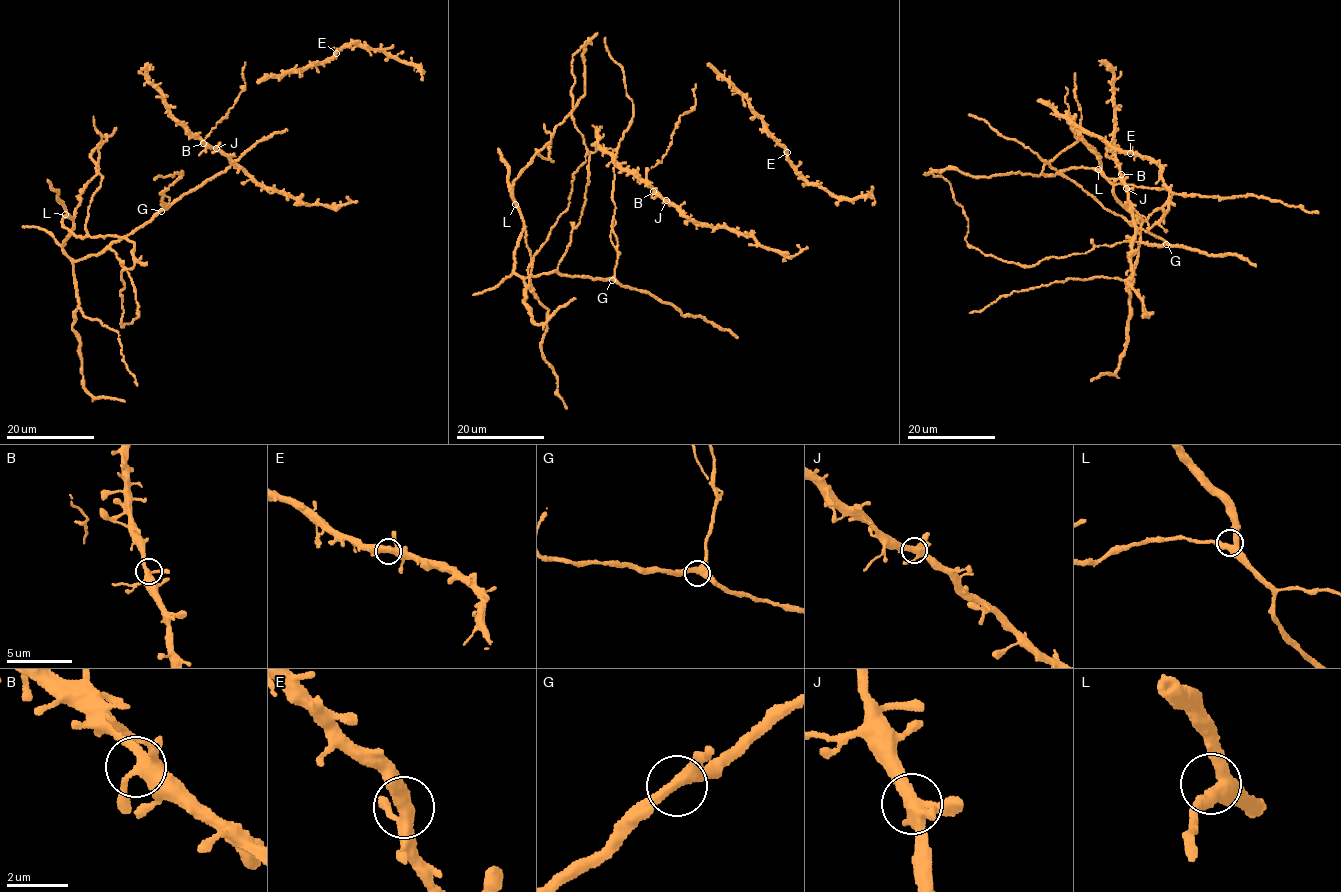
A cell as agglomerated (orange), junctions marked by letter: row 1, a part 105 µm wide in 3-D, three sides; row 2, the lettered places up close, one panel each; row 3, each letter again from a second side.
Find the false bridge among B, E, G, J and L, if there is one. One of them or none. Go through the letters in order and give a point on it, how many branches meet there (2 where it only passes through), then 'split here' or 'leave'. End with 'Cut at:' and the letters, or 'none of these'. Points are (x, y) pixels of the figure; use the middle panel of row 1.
B: (653, 191) | 4 | leave
E: (787, 152) | 3 | leave
G: (612, 280) | 3 | leave
J: (666, 200) | 4 | leave
L: (515, 204) | 3 | leave
Cut at: none of these

